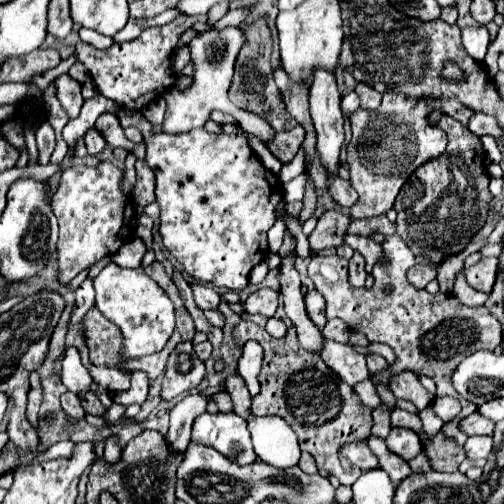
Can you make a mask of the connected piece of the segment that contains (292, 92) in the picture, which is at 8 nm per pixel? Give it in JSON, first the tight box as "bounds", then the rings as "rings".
{"bounds":[274,68,316,164],"rings":[[[278,68],[274,72],[274,80],[276,80],[276,86],[282,94],[288,114],[306,130],[306,138],[304,138],[302,146],[306,152],[306,164],[312,164],[314,154],[316,154],[316,148],[314,148],[316,132],[312,126],[312,118],[308,114],[308,94],[304,92],[304,88],[296,88],[296,84],[292,84],[292,80],[288,80],[288,74],[282,68]]]}

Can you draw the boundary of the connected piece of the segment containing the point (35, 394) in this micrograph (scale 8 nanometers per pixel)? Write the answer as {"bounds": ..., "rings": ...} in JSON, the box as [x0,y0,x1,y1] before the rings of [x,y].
{"bounds":[28,372,44,428],"rings":[[[34,372],[30,376],[30,392],[28,392],[28,420],[30,424],[36,428],[38,426],[38,410],[40,410],[40,404],[44,400],[44,394],[42,394],[42,384],[40,384],[40,378],[38,374]]]}

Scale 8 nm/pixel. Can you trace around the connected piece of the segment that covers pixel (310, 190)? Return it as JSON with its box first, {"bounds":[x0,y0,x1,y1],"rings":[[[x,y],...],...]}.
{"bounds":[298,174,316,224],"rings":[[[308,174],[306,194],[304,194],[304,200],[302,200],[302,210],[300,210],[298,222],[300,222],[300,224],[304,224],[308,218],[312,218],[314,210],[316,210],[316,192],[314,192],[314,180],[312,180],[312,176]]]}

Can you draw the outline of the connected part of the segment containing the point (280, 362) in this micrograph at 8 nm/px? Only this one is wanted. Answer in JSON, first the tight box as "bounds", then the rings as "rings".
{"bounds":[234,320,372,486],"rings":[[[242,320],[234,332],[234,340],[238,346],[244,346],[248,340],[256,340],[264,348],[262,370],[258,374],[260,394],[252,400],[252,412],[256,416],[280,416],[288,422],[288,426],[298,434],[300,450],[314,456],[316,466],[328,470],[332,476],[340,480],[344,486],[352,486],[360,474],[352,474],[342,466],[336,466],[336,456],[340,444],[350,440],[366,440],[370,436],[372,408],[366,406],[360,396],[340,380],[318,354],[304,350],[296,338],[294,326],[288,328],[284,338],[272,338],[262,326],[252,320]]]}

